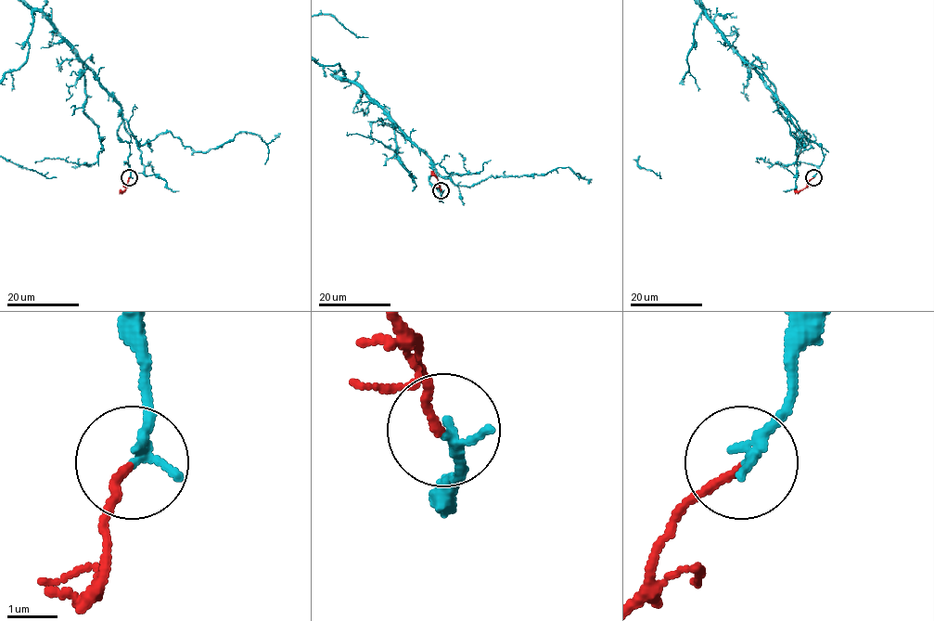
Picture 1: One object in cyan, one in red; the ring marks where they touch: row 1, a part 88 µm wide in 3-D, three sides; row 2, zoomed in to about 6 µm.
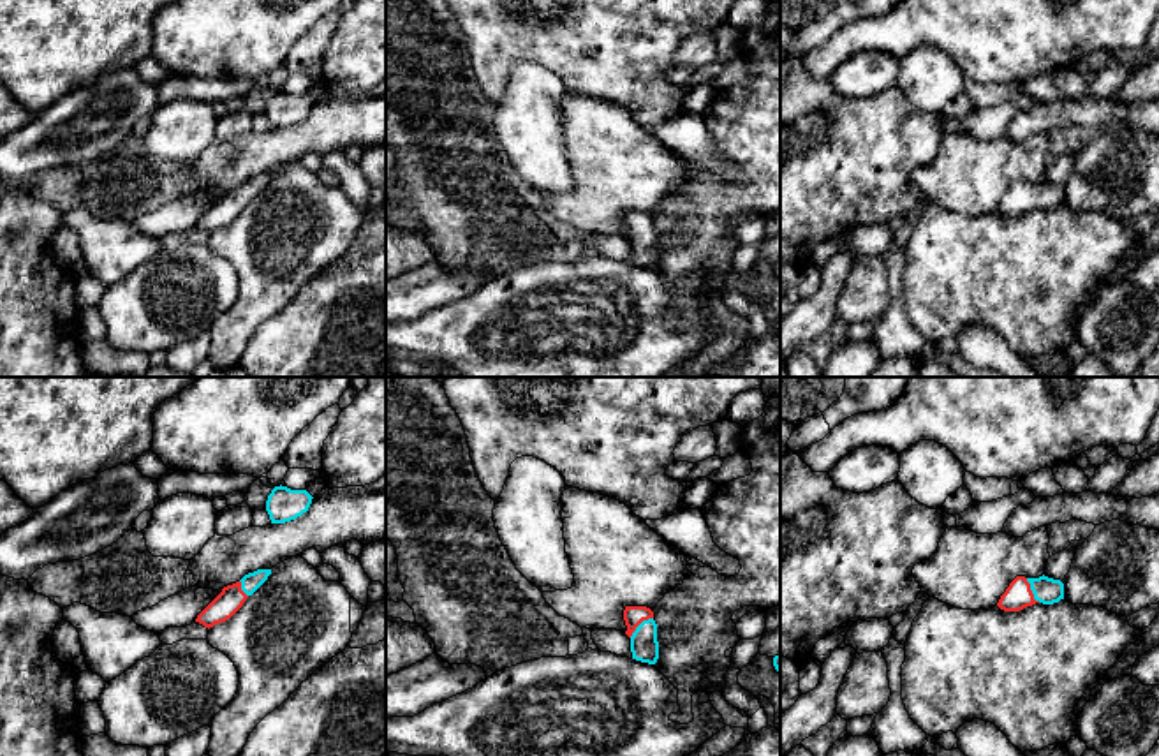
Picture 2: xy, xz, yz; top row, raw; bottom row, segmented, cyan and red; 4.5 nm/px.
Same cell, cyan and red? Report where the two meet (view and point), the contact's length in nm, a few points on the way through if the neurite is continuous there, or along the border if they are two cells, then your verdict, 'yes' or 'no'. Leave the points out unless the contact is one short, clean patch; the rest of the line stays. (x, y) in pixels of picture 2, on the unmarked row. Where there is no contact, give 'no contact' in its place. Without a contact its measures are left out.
xz (640, 229) | 140 nm | across xz (643, 247), (640, 229), (633, 221) | yes

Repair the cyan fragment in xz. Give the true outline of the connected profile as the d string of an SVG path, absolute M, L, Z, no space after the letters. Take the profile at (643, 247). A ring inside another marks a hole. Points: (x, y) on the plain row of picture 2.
M625 211L625 240L631 243L632 264L655 270L659 264L657 229L646 211Z

